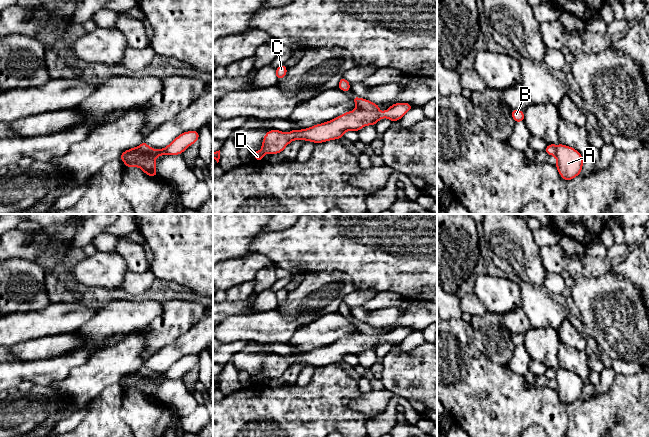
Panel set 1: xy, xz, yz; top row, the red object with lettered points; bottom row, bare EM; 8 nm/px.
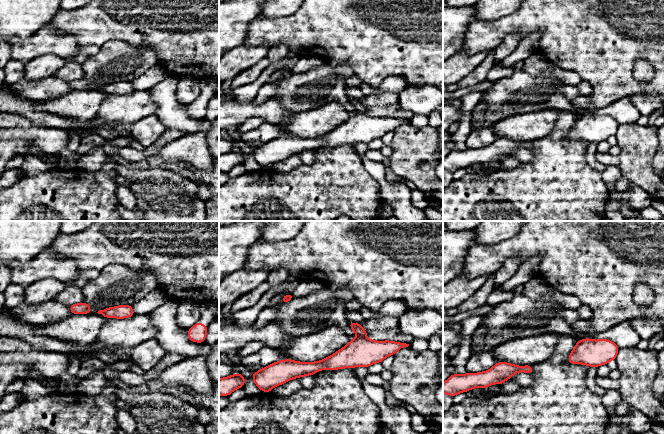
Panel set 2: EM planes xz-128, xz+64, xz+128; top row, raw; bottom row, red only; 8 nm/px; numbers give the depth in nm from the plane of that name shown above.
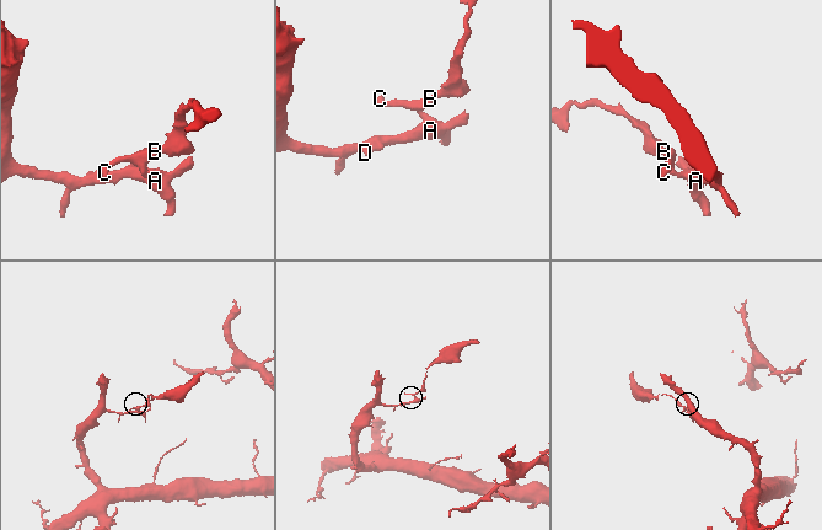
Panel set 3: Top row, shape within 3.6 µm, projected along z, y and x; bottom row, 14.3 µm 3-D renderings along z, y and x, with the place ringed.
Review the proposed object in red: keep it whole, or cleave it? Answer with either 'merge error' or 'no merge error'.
merge error

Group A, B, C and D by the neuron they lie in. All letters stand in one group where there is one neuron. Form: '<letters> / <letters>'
A D / B C

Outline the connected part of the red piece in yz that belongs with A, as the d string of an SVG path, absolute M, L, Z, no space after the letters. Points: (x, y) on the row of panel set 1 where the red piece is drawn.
M559 144L555 157L557 159L555 166L565 181L569 181L581 173L584 159L574 148Z

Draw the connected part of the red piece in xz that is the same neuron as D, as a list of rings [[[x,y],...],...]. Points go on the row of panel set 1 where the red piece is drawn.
[[[397,103],[391,104],[391,107],[383,112],[379,112],[377,110],[364,110],[364,109],[356,109],[350,112],[346,112],[339,117],[336,117],[332,121],[328,121],[322,124],[317,124],[313,127],[304,130],[291,130],[288,134],[285,134],[283,131],[278,130],[270,130],[264,136],[262,142],[262,150],[261,151],[253,151],[255,161],[262,161],[263,155],[265,153],[268,154],[278,154],[284,150],[284,148],[293,140],[302,139],[305,141],[312,141],[314,143],[326,142],[328,140],[340,139],[344,133],[348,130],[353,130],[358,132],[362,127],[366,125],[375,125],[380,119],[387,117],[391,122],[400,120],[410,109],[412,106],[409,103]]]

